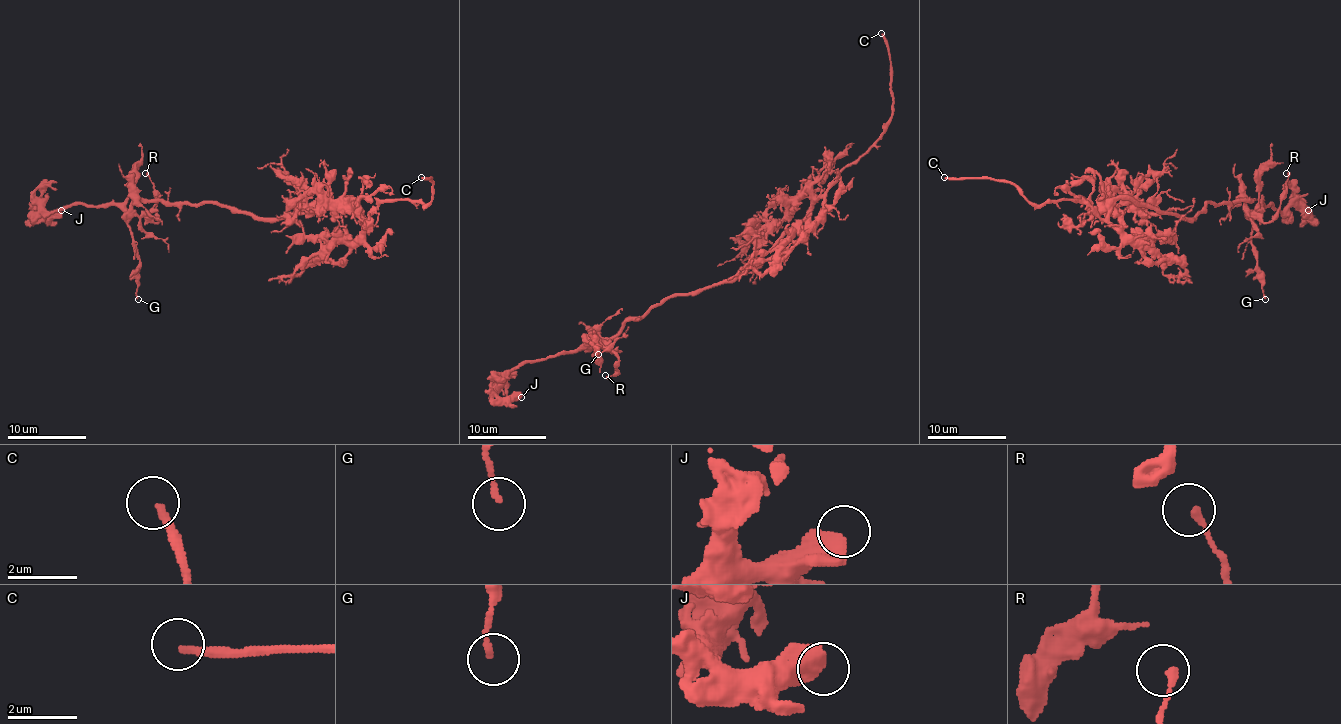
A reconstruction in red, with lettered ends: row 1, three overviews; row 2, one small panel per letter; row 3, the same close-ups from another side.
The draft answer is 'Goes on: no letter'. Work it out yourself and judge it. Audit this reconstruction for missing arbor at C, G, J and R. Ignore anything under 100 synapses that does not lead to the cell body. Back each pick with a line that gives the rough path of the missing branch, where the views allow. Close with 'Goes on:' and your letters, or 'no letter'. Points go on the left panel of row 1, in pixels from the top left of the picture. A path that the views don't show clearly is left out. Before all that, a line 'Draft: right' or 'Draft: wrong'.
Draft: wrong
Goes on: C

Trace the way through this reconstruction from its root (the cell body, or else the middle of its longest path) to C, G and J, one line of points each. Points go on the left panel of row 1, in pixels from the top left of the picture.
C: (279, 218), (309, 214), (342, 198), (364, 218), (381, 202), (427, 204), (432, 183), (421, 177)
G: (279, 218), (259, 218), (210, 202), (136, 200), (128, 228), (140, 261), (138, 299)
J: (279, 218), (210, 202), (159, 200), (136, 200), (128, 210), (39, 206), (37, 214), (53, 218), (61, 210)

